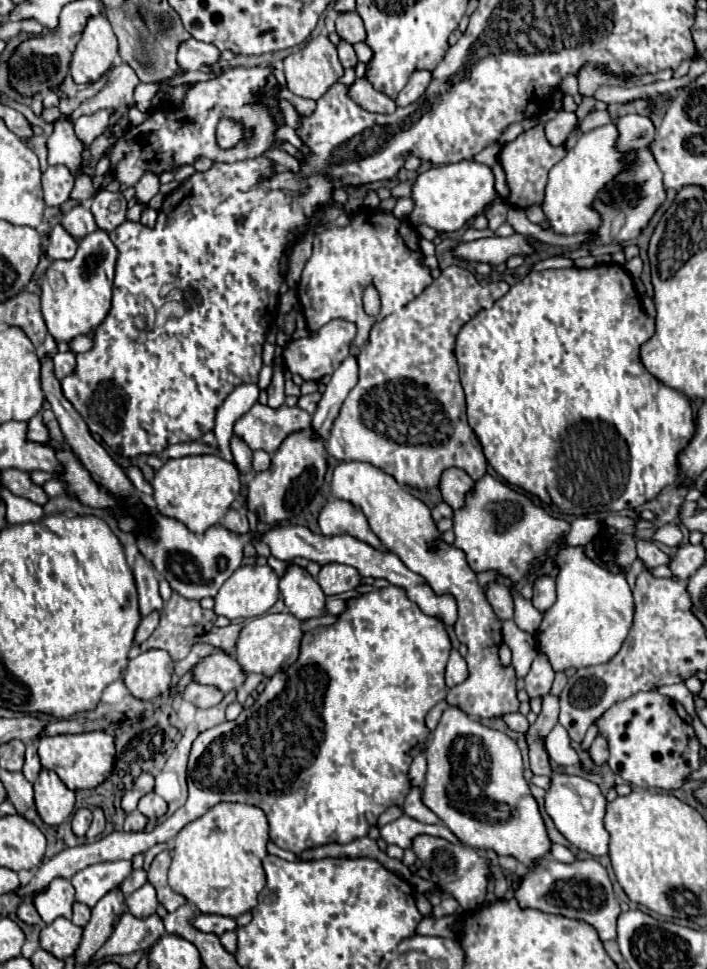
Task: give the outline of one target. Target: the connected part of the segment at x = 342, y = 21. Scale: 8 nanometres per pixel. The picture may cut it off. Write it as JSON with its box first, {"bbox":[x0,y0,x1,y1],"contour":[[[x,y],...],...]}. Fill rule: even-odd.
{"bbox":[335,11,365,43],"contour":[[[355,11],[339,13],[335,19],[335,31],[341,39],[345,39],[349,43],[365,41],[365,27],[363,27],[363,21],[359,19],[359,15]]]}

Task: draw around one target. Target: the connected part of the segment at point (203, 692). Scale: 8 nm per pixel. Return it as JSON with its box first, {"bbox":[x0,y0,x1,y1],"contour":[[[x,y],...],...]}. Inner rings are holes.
{"bbox":[183,683,223,709],"contour":[[[189,683],[187,689],[183,691],[183,699],[205,709],[205,707],[213,707],[223,699],[223,693],[217,687],[211,685],[199,685],[199,683]]]}

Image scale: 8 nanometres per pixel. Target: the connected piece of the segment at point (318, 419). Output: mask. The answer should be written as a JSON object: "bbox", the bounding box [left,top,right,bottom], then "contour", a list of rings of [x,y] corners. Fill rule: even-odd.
{"bbox":[313,355,359,439],"contour":[[[349,355],[339,367],[337,371],[331,375],[331,381],[327,383],[327,389],[323,393],[323,399],[313,415],[313,429],[317,437],[327,439],[329,437],[329,429],[335,421],[335,417],[339,415],[339,409],[347,397],[347,393],[355,387],[357,377],[359,375],[359,367],[357,367],[357,359],[353,355]]]}

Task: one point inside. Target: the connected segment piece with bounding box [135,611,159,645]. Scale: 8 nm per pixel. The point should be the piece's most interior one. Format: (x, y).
(147, 626)

